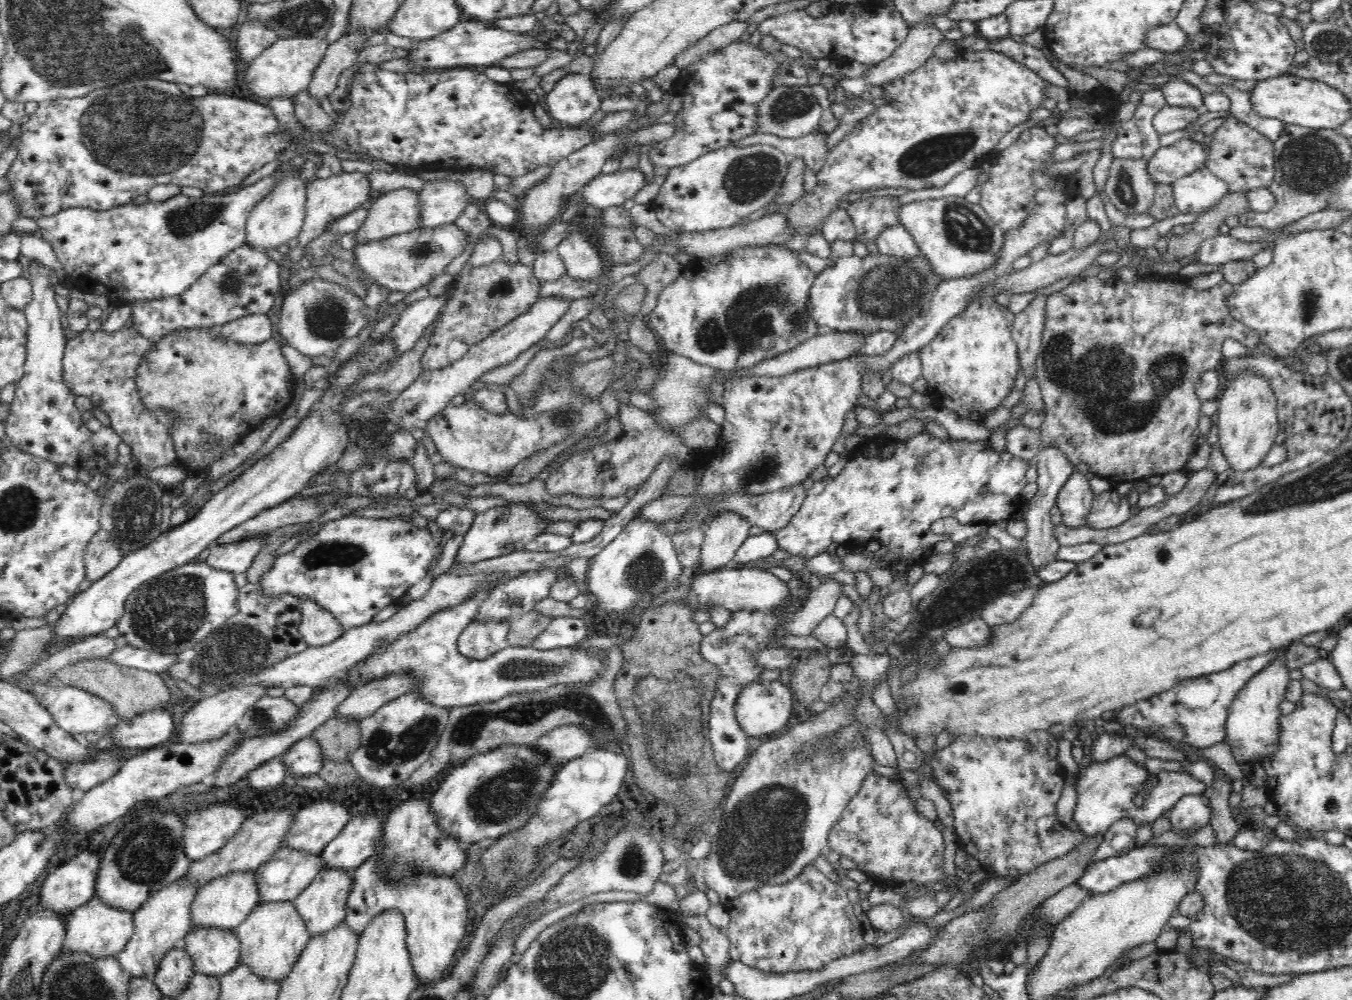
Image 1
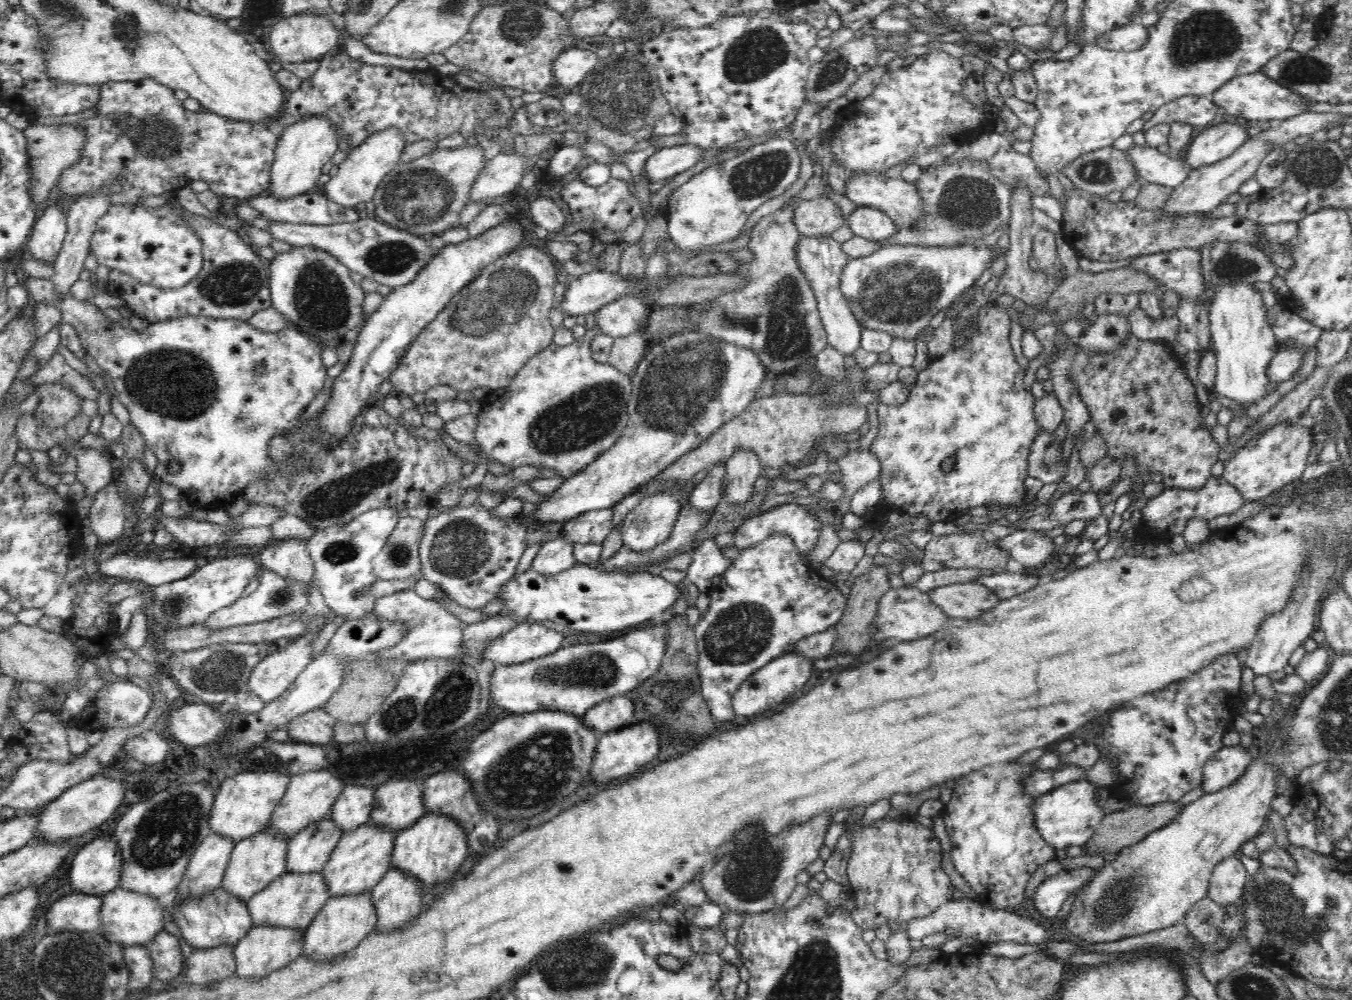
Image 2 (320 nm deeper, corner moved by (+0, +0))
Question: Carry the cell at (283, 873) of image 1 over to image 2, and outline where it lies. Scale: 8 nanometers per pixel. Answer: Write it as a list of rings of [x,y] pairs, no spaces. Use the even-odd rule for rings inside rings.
[[[326,815],[288,840],[286,871],[308,874],[322,871],[343,832]]]

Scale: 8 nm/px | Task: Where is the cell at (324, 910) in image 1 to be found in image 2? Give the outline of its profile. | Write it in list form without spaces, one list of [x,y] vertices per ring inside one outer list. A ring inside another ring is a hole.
[[[366,823],[354,830],[344,831],[322,870],[324,880],[328,883],[330,897],[372,891],[391,867],[394,840],[398,833],[392,827],[380,828],[376,823]]]

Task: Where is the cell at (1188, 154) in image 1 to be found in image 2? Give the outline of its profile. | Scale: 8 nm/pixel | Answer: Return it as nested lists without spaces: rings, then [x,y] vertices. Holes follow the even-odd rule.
[[[1222,122],[1197,135],[1186,148],[1184,157],[1188,168],[1207,167],[1229,156],[1249,139],[1246,126]]]

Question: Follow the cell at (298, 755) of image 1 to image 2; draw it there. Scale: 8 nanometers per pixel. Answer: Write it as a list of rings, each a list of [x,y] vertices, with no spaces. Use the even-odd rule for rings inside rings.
[[[320,707],[294,717],[288,722],[286,729],[296,742],[326,747],[333,741],[335,721],[325,711],[325,707]]]

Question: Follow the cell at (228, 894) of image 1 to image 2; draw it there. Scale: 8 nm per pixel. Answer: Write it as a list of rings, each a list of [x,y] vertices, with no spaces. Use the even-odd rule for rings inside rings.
[[[264,829],[239,840],[230,854],[230,862],[222,880],[222,887],[234,898],[248,902],[257,892],[286,872],[286,848],[289,838],[276,831]]]

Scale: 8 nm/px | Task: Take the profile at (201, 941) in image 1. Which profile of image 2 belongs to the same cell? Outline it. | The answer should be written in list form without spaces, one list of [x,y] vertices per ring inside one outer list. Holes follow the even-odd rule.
[[[222,885],[214,890],[206,891],[199,897],[186,897],[184,904],[175,899],[171,915],[178,925],[182,937],[194,950],[208,950],[218,946],[235,947],[253,927],[252,915],[246,908],[246,902],[234,898]]]

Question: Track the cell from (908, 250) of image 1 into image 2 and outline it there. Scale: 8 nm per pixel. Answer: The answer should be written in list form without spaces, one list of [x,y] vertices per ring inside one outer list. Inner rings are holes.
[[[857,206],[847,218],[853,234],[859,237],[883,241],[895,235],[896,224],[890,216],[878,208]]]

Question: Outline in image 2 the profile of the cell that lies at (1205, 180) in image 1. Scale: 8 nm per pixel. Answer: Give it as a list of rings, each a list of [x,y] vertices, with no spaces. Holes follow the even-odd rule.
[[[1132,145],[1125,150],[1134,163],[1137,174],[1148,183],[1175,189],[1187,179],[1188,167],[1182,158],[1160,153],[1157,148]]]

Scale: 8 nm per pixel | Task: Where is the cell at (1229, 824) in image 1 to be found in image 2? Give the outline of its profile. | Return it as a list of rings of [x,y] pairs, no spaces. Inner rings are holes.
[[[1239,855],[1230,856],[1214,868],[1208,886],[1208,897],[1223,906],[1236,904],[1243,896],[1249,878]]]

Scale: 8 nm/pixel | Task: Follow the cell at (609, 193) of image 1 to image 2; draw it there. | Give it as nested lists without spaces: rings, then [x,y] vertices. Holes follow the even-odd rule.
[[[690,143],[664,147],[646,160],[646,174],[644,175],[648,177],[650,183],[672,178],[676,174],[690,170],[698,162],[702,162],[704,152],[705,150],[698,145]]]

